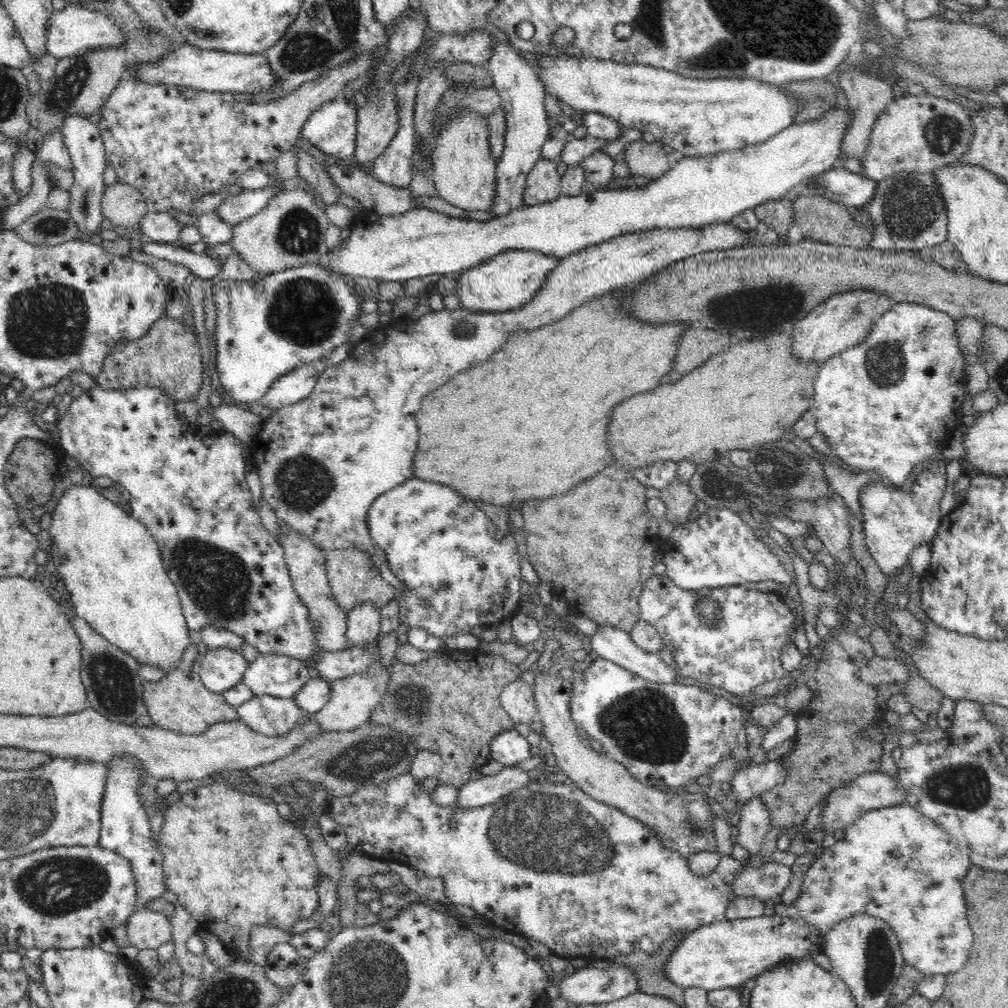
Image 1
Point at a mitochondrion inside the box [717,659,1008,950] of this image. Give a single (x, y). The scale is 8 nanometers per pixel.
(966, 786)

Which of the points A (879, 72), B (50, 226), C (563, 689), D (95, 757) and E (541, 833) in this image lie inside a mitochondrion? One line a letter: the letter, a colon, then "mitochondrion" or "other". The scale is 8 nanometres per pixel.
A: other
B: mitochondrion
C: other
D: other
E: mitochondrion

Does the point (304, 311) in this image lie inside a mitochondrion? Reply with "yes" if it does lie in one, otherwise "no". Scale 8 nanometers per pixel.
yes

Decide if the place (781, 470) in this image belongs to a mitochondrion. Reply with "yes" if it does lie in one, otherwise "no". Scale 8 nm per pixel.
yes

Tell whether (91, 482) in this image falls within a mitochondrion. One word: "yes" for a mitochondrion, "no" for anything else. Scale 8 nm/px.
no

